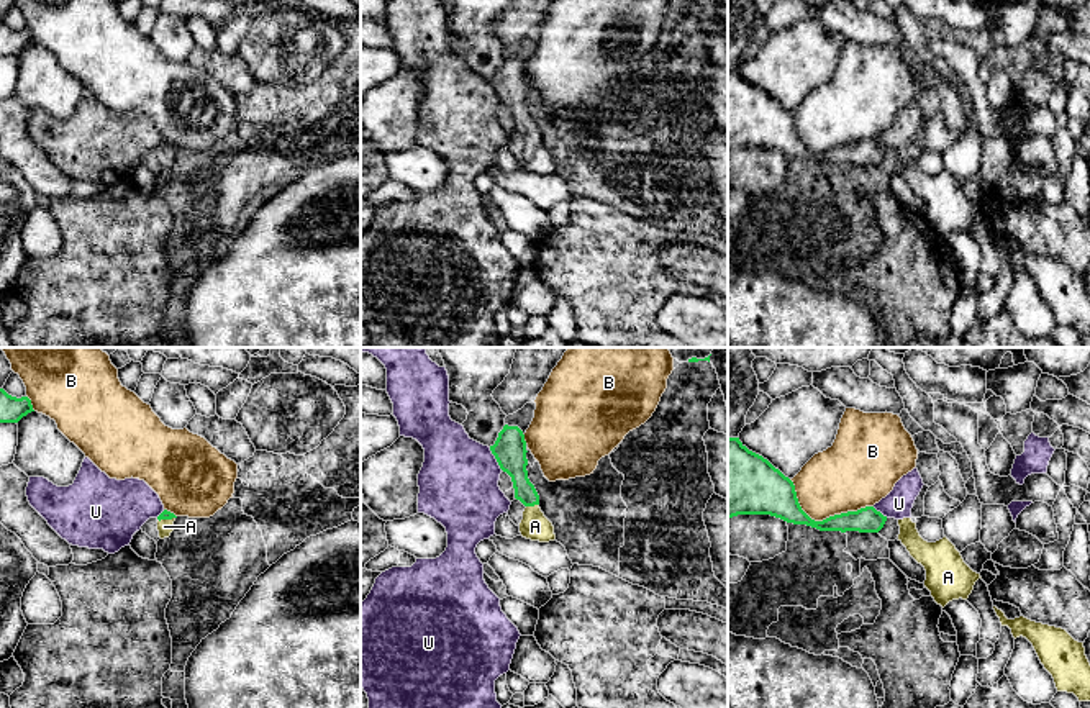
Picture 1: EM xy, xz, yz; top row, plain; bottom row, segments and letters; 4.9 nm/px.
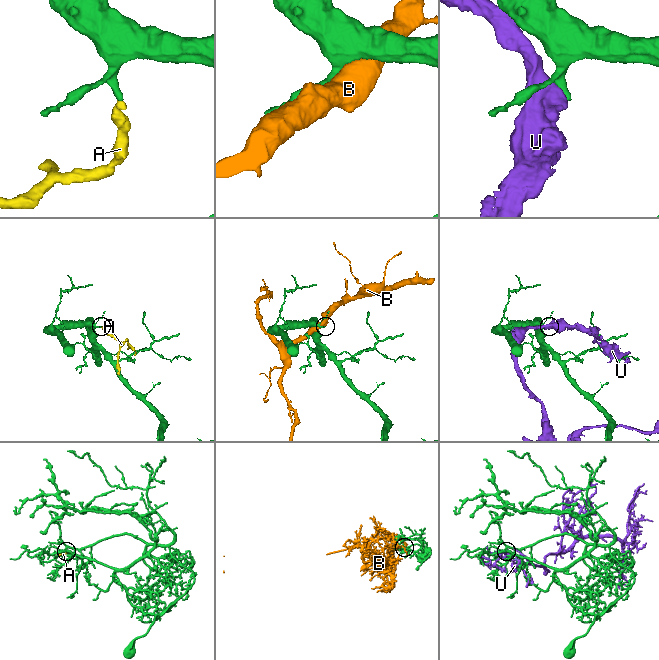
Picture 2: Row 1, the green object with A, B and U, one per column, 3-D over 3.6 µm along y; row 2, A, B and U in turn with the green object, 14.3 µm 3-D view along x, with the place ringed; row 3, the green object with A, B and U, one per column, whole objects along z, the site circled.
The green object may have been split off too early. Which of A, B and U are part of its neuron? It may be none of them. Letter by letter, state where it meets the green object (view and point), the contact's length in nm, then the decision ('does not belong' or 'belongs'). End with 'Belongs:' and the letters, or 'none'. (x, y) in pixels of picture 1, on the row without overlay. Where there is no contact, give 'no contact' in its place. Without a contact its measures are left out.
A: xz (531, 138) | 70 nm | belongs
B: yz (823, 153) | 440 nm | does not belong
U: xz (495, 90) | 130 nm | does not belong
Belongs: A

